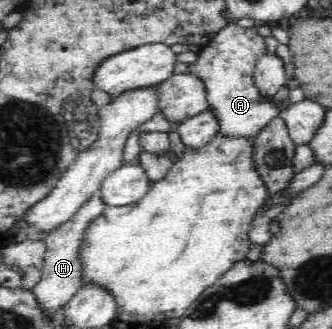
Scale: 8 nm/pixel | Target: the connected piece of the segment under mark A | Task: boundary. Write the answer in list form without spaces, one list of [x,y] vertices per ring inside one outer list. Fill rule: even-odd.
[[[235,23],[224,27],[215,39],[197,49],[198,60],[190,65],[190,71],[204,79],[209,106],[220,114],[220,130],[226,134],[256,136],[268,123],[293,107],[288,95],[285,100],[277,100],[277,97],[263,95],[253,83],[256,59],[266,51],[265,39],[256,33],[255,27],[243,29]]]

